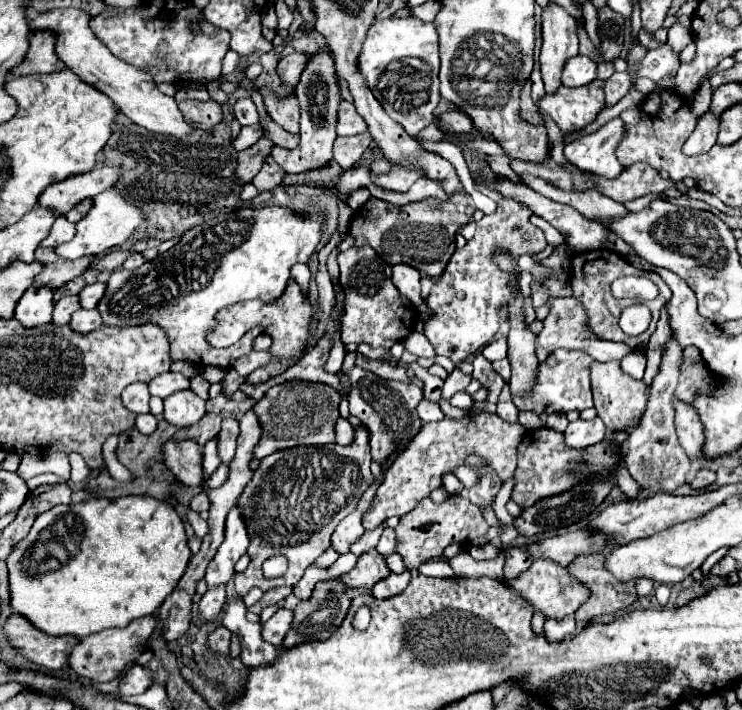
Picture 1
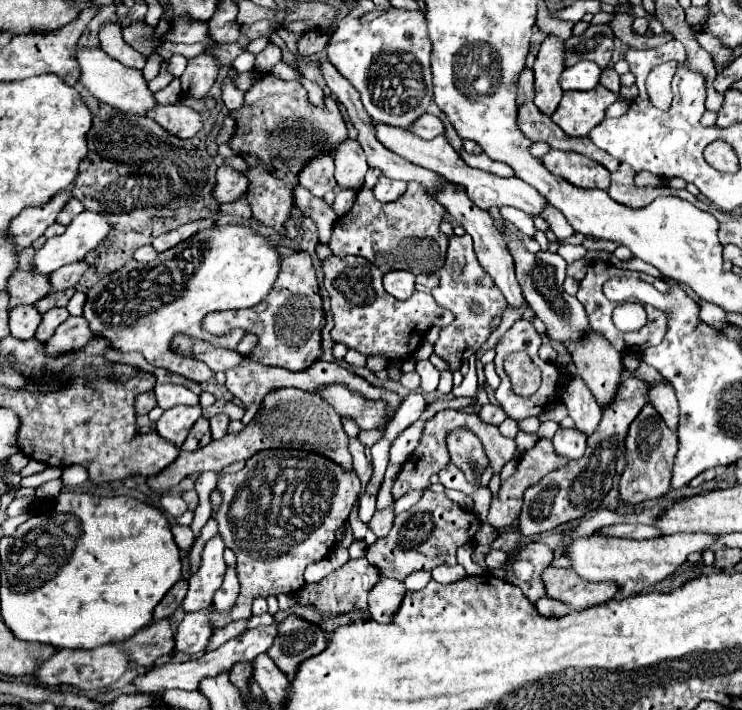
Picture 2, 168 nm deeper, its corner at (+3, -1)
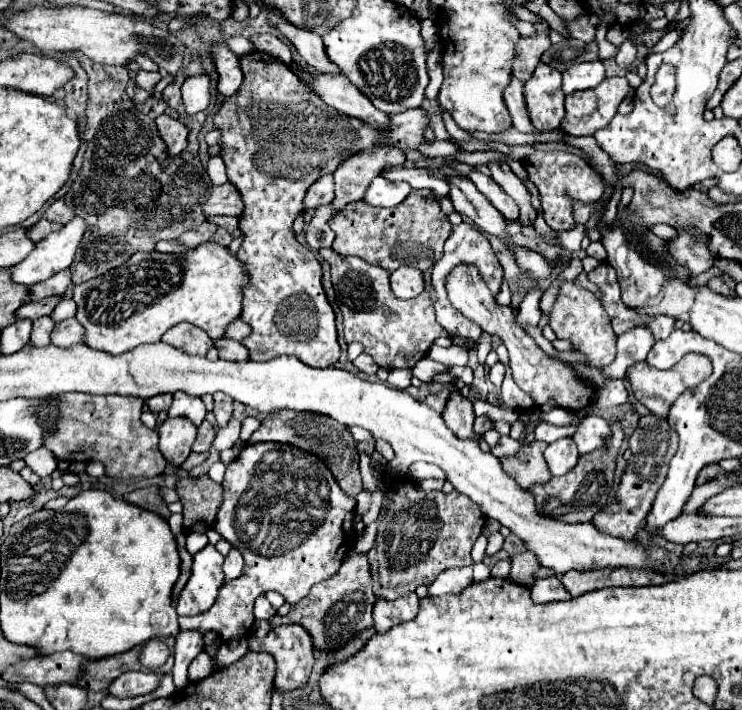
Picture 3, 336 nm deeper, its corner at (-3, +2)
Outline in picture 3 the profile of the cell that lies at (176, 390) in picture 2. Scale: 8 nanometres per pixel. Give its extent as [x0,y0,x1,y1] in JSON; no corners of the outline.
[168,392,206,424]

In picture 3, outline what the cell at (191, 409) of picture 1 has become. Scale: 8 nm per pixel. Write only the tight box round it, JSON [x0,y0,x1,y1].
[160,418,196,464]

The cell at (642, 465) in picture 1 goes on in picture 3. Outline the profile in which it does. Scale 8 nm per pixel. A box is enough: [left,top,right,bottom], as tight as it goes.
[592,414,678,540]

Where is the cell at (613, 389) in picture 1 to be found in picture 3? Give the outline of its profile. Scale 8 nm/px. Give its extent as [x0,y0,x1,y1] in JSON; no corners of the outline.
[550,282,616,368]

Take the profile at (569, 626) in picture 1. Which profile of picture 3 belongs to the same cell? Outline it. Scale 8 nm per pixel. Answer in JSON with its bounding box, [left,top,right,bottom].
[530,576,570,604]

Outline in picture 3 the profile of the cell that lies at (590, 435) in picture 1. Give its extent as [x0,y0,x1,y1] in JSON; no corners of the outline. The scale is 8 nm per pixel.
[546,438,578,476]

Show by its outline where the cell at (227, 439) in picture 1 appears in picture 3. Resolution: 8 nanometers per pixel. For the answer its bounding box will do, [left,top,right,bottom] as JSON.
[213,392,232,428]

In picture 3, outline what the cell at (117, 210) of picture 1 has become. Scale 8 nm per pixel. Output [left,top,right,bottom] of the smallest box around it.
[12,216,90,286]

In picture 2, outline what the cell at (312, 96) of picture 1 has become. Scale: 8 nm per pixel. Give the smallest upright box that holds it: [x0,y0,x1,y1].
[298,153,336,197]

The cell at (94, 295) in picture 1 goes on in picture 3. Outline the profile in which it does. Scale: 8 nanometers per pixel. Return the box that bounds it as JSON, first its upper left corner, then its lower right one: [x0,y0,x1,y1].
[50,298,76,322]

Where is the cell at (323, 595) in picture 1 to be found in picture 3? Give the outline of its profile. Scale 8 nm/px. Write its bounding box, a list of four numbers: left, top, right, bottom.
[250,624,314,690]

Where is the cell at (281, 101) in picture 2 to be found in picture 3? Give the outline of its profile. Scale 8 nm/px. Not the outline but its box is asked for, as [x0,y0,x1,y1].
[214,52,434,368]

